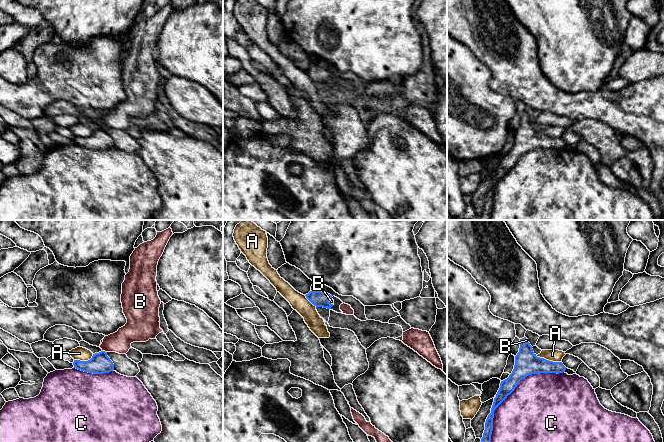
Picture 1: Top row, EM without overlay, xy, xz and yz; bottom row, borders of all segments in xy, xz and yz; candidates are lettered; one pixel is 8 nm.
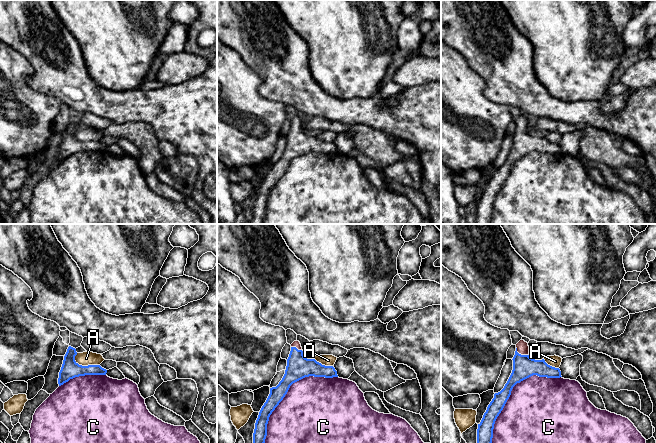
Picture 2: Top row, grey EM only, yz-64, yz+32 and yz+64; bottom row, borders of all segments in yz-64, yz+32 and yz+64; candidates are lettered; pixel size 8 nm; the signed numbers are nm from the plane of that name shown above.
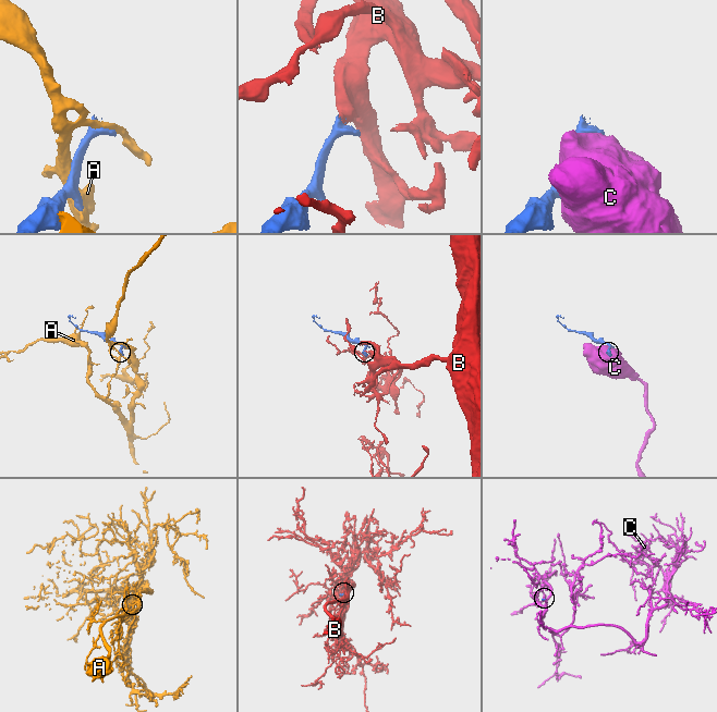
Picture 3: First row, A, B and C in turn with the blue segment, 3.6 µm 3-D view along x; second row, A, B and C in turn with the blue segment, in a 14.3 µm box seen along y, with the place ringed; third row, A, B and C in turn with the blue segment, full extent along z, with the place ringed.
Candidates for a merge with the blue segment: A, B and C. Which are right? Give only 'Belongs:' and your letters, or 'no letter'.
Belongs: B

